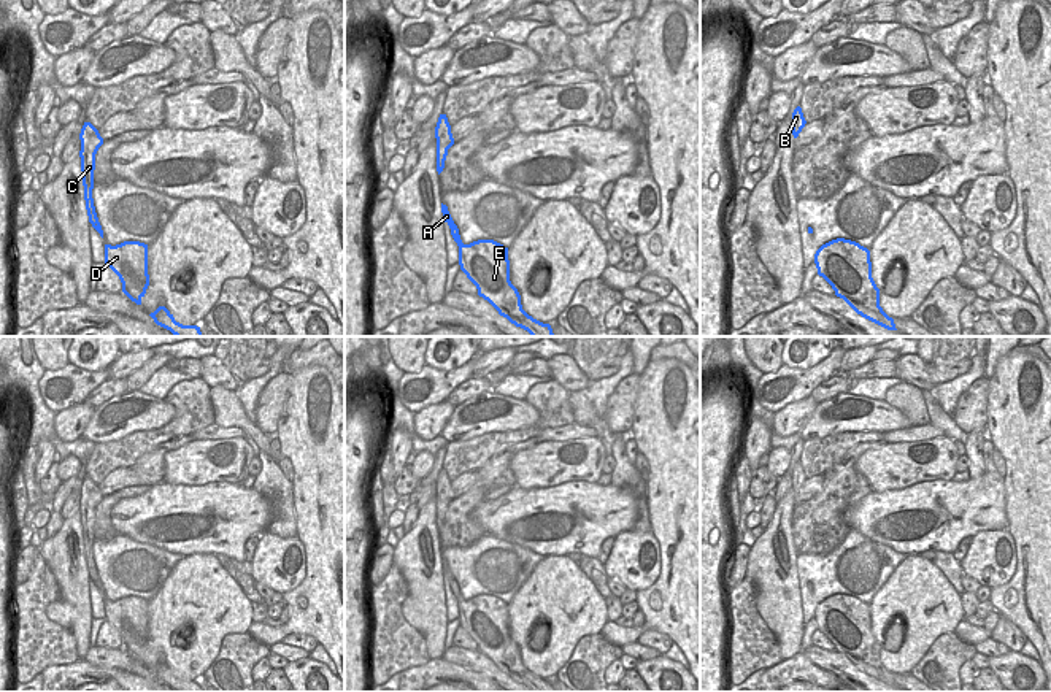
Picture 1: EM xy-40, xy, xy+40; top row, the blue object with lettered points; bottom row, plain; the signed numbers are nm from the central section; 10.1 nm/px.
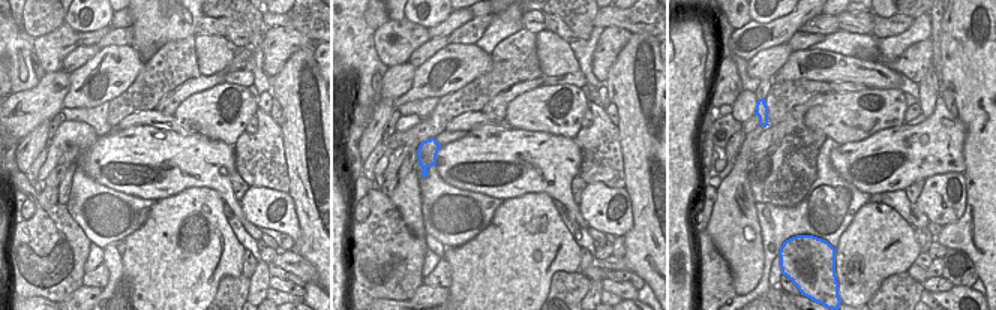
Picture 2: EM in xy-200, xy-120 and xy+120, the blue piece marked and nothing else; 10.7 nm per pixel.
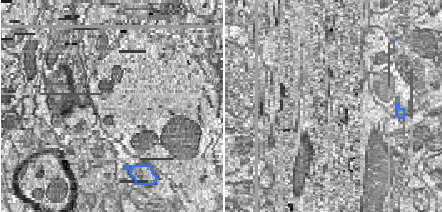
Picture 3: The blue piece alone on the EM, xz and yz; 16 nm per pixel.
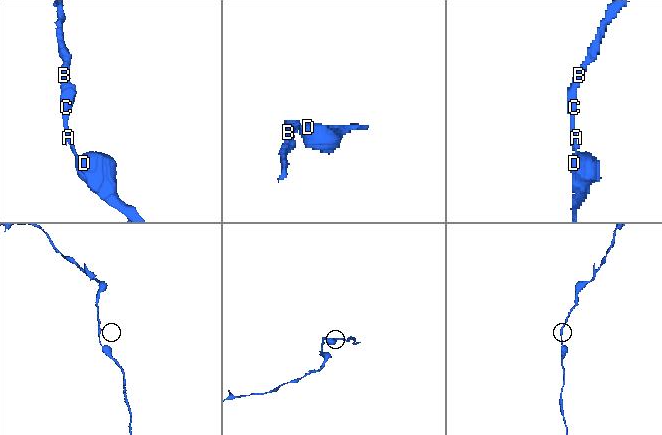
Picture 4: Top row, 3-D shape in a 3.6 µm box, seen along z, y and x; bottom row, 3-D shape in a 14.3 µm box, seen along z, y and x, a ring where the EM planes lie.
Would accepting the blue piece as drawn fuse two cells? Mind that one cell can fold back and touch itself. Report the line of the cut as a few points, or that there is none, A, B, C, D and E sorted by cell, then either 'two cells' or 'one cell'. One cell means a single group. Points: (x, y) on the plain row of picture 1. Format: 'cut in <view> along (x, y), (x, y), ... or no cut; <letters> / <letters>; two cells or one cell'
no cut; A B C D E; one cell

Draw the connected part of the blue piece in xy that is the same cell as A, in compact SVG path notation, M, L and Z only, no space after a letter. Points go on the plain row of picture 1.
M441 559L443 578L459 602L459 621L467 633L476 641L478 651L487 655L500 671L532 692L556 692L549 679L529 671L521 660L521 651L510 636L508 603L494 595L478 595L464 600L448 562Z

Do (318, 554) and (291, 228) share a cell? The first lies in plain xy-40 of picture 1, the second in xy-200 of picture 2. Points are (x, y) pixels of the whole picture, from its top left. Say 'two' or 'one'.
two

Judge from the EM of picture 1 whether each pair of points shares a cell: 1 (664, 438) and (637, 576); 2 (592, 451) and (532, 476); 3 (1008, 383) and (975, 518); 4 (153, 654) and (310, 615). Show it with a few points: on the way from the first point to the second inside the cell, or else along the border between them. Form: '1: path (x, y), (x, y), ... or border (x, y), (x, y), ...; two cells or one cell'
1: border (650, 532), (658, 543), (659, 568); two cells
2: path (578, 464), (548, 465); one cell
3: border (986, 438), (994, 448); two cells
4: border (251, 621), (246, 632); two cells

